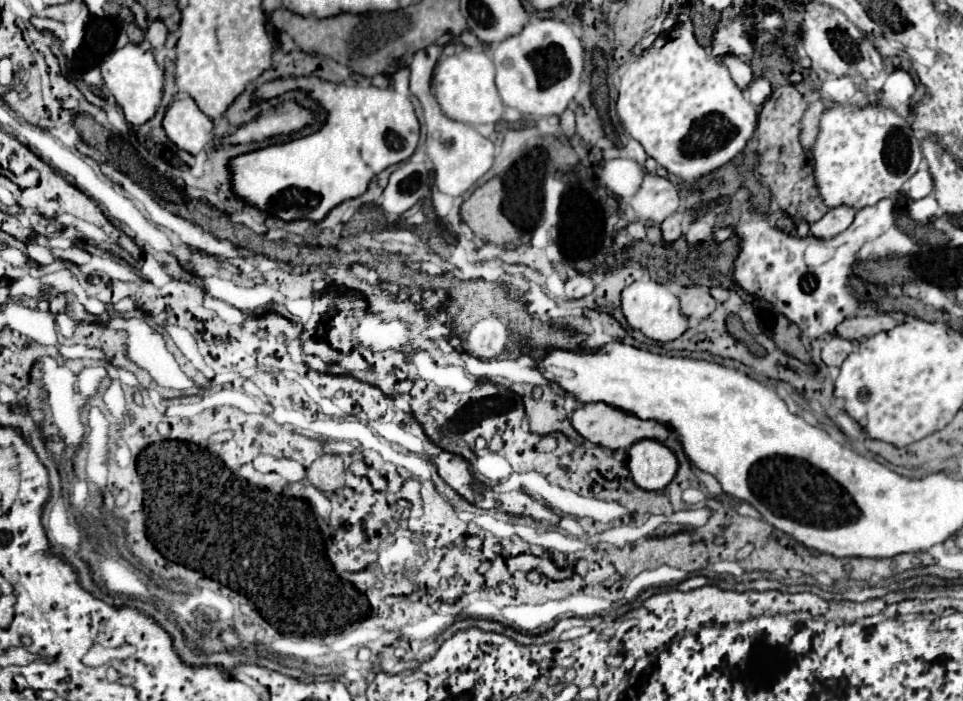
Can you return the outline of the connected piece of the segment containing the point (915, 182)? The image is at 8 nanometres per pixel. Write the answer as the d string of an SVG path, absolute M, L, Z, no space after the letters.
M920 168L912 178L910 178L910 192L908 196L912 200L920 200L926 198L934 192L934 180L930 176L930 172L926 168Z

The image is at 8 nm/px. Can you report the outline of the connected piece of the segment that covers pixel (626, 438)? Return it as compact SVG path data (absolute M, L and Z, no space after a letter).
M586 404L582 408L578 408L572 416L572 426L590 442L594 444L602 444L606 448L612 448L612 450L628 450L632 444L644 440L644 438L652 438L652 440L660 440L660 442L666 442L668 436L672 434L672 430L662 424L662 422L656 422L656 420L642 420L630 412L624 412L620 408L614 408L614 406L608 406L608 404Z

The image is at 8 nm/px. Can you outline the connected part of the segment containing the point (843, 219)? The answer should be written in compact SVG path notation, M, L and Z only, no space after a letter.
M838 206L838 208L828 210L818 222L814 222L810 226L810 230L818 238L832 238L832 236L844 232L850 226L850 222L854 220L854 216L856 216L854 208L850 208L850 206Z

